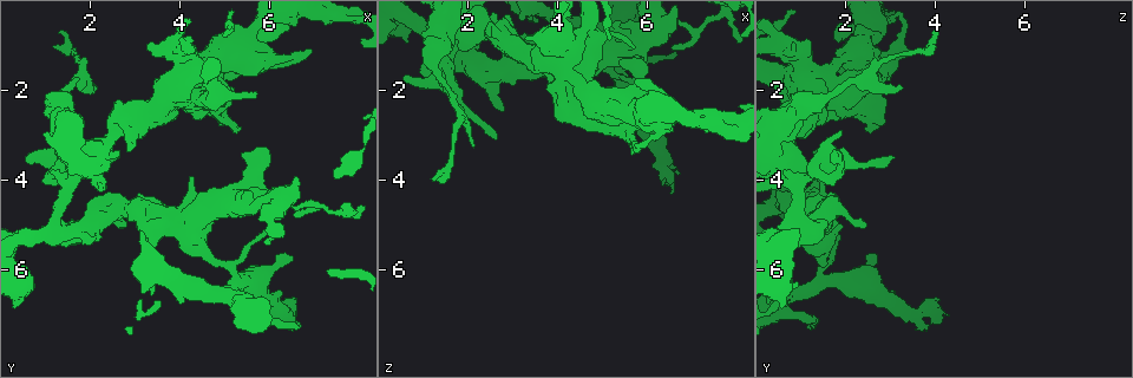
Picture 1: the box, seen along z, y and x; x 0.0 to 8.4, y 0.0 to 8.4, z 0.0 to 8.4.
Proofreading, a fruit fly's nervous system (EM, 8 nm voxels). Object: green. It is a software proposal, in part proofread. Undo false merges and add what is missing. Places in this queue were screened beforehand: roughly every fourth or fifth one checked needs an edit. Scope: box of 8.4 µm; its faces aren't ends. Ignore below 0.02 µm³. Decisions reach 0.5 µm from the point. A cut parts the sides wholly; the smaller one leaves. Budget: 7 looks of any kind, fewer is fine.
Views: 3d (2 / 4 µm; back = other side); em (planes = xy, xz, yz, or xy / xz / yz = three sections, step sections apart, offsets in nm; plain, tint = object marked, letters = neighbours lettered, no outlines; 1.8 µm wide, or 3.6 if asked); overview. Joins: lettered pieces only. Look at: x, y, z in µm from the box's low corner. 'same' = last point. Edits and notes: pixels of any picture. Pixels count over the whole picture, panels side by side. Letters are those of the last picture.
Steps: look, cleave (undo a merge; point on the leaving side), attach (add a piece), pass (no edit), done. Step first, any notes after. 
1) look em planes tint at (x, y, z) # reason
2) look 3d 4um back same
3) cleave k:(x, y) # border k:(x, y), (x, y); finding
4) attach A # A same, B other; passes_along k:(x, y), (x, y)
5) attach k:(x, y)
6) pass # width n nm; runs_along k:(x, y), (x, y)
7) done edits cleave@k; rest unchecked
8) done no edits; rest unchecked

look 3d 4um at (5.50, 4.45, 1.00) # four arms meet

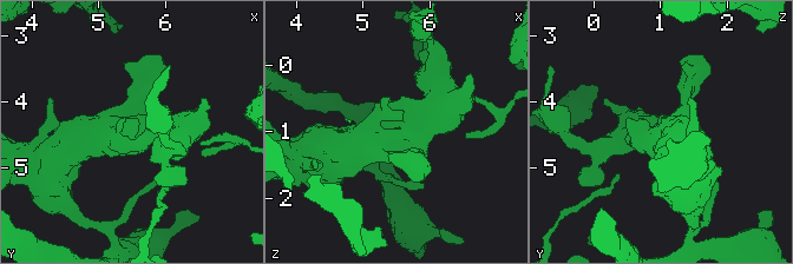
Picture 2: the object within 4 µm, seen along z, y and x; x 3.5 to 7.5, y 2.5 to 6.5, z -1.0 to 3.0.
look em 3.6um planes letters at (5.55, 4.50, 1.00) # need the tissue

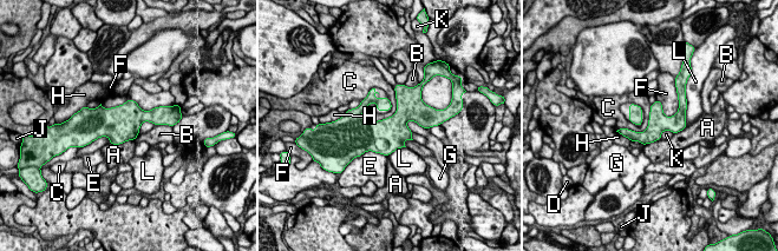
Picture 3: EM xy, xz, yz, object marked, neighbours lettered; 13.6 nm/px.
pass # A other, B other, C other, D other, E other, F other, G other, H other, J other, K other, L other; runs_along 3:(682, 105), (648, 136), (622, 131); one cell here

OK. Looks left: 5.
look em planes letters at (6.60, 7.25, 1.15)

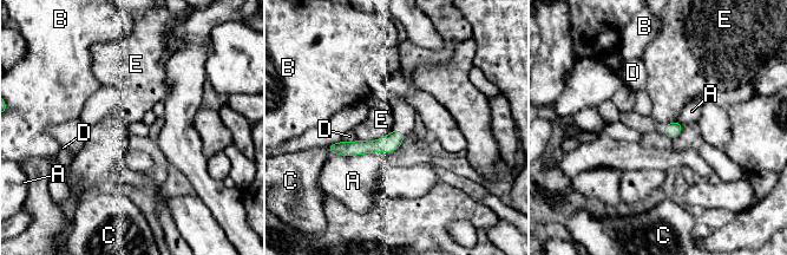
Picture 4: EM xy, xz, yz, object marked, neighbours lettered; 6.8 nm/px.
pass # width 110 nm; A other, B other, C other, D other, E other; runs_along 4:(401, 136), (381, 145), (330, 149); none of them fits

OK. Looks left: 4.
look 3d 4um at (6.40, 7.00, 3.65) # thick turns thin

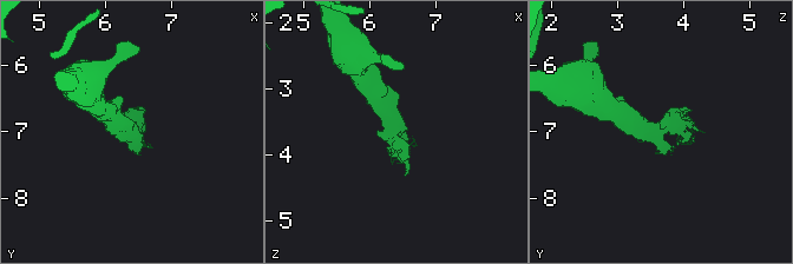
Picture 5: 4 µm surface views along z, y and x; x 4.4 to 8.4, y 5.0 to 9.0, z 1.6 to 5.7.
look em xy step 8 tint at (6.40, 6.95, 3.70) # need the tissue

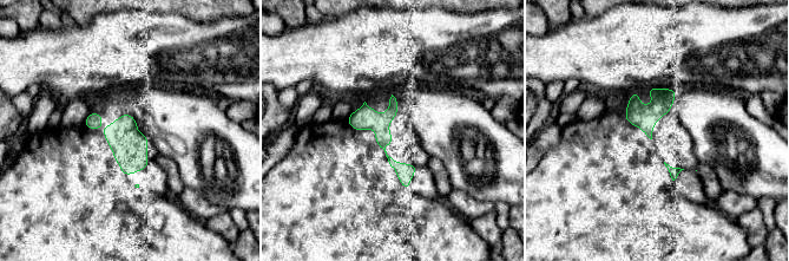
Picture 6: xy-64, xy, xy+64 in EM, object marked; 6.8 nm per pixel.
look em planes letters same

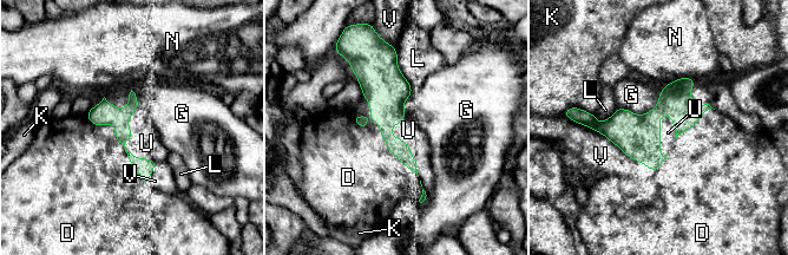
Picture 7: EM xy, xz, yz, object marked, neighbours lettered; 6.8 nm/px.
attach U # width 130 nm; D other, G other, K other, L other, N other, U same, V other; it goes on there

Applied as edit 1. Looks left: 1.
done edits attach@7; rest unchecked

